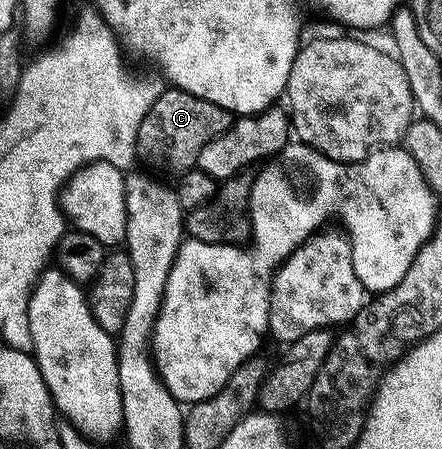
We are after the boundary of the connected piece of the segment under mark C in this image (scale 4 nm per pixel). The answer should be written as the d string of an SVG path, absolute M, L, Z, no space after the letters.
M173 86L167 87L152 102L140 130L136 134L134 150L139 161L143 160L150 168L158 172L181 174L197 165L200 150L208 146L220 134L227 131L232 123L232 113L208 102L196 98L194 92L185 92Z

